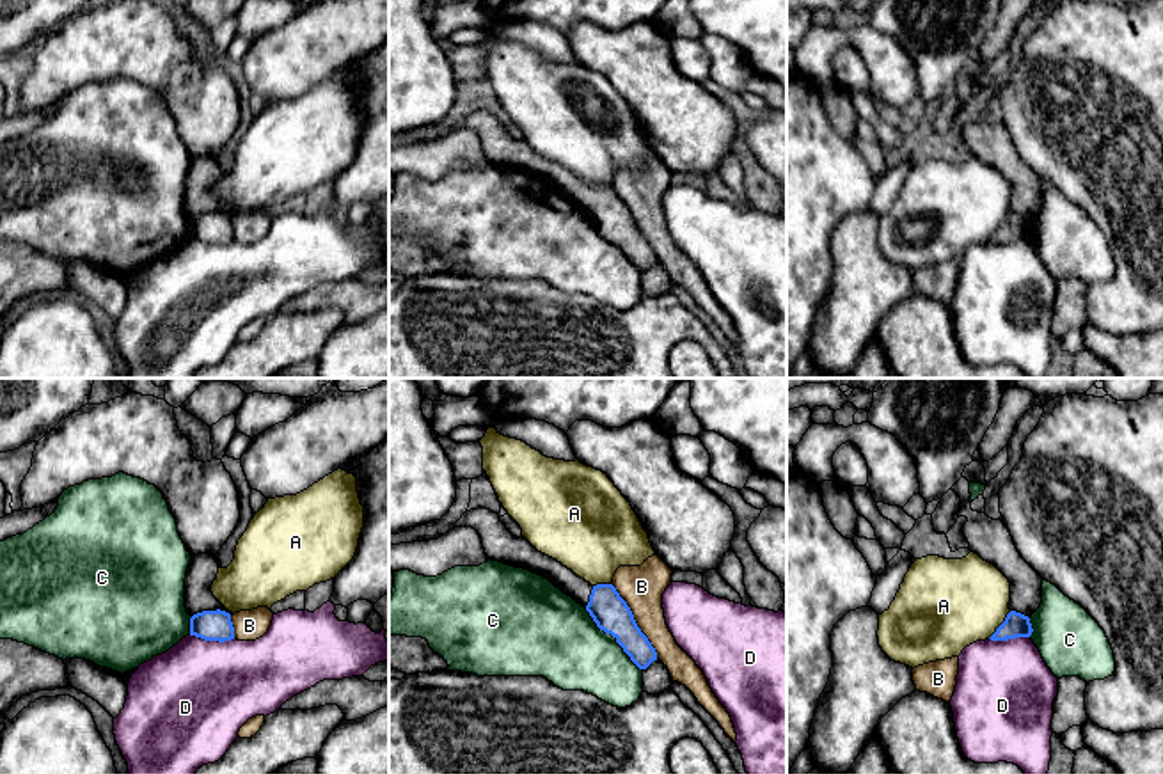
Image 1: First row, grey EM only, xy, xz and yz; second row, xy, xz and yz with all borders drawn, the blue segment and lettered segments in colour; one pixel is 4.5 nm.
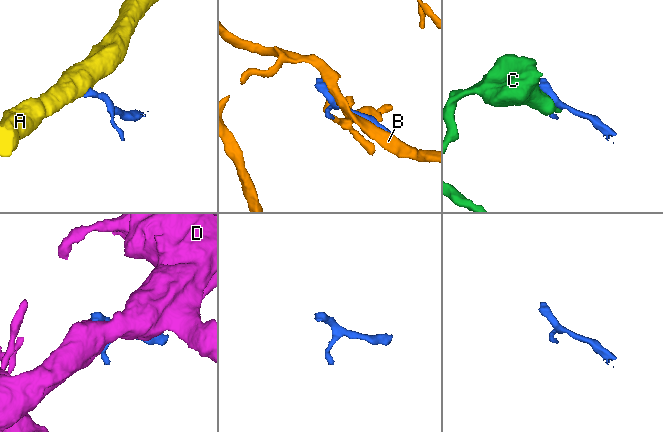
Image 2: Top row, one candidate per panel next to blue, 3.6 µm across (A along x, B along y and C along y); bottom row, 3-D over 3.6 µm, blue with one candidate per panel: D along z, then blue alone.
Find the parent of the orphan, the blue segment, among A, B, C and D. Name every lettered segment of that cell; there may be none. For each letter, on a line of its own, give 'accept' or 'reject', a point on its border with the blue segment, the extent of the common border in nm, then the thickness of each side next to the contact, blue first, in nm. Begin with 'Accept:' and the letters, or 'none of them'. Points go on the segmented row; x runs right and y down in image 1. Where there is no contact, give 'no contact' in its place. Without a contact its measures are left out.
Accept: none of them
A: reject; contact yz (1000, 625); length 170 nm; calibres 110 and 400 nm
B: reject; contact xz (634, 622); length 400 nm; calibres 170 and 190 nm
C: reject; contact xz (613, 636); length 380 nm; calibres 170 and 360 nm
D: reject; contact xy (212, 639); length 200 nm; calibres 140 and 480 nm

